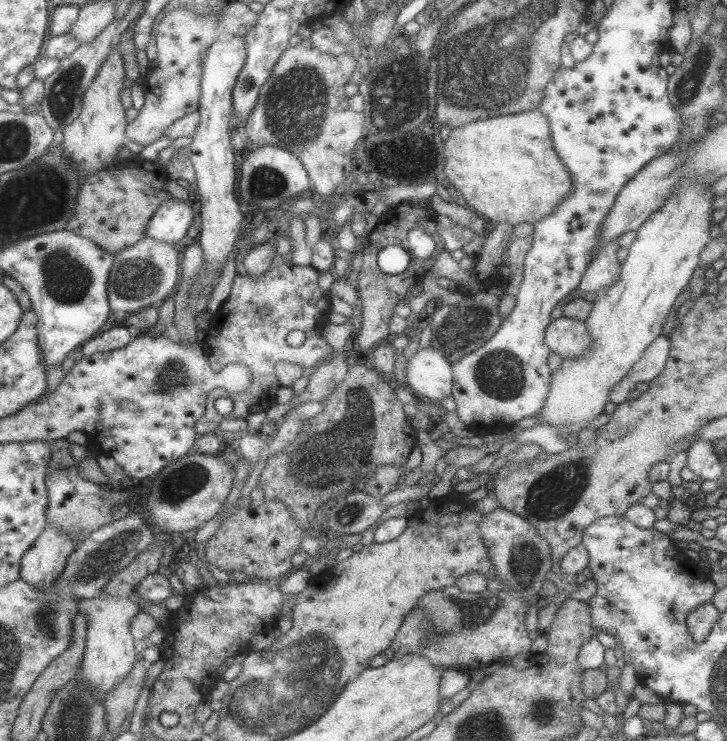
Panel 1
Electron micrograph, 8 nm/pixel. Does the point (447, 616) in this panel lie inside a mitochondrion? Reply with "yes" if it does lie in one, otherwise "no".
yes

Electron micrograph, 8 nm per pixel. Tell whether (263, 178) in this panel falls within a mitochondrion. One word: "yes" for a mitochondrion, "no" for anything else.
yes

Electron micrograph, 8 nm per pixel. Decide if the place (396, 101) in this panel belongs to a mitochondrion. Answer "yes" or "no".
yes

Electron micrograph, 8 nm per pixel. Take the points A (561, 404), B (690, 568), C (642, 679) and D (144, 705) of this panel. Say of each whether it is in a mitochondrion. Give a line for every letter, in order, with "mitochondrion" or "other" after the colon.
A: other
B: other
C: other
D: other

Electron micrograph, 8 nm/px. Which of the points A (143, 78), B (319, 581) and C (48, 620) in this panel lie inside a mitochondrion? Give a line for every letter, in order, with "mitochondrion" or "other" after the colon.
A: other
B: other
C: mitochondrion

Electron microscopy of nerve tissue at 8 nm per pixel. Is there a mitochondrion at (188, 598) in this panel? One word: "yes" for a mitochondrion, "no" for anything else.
no

